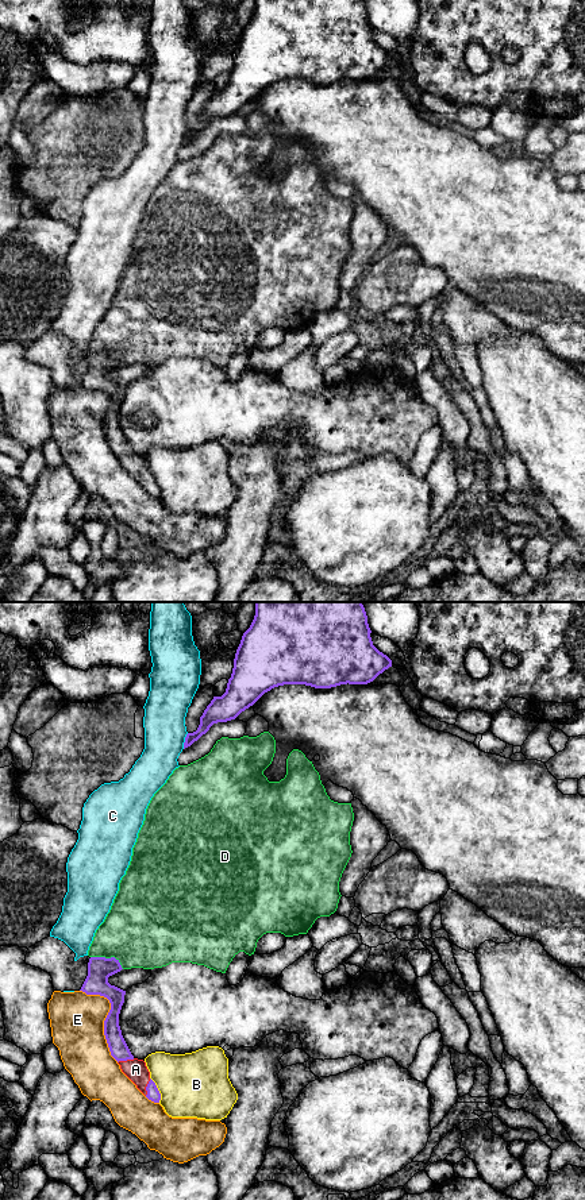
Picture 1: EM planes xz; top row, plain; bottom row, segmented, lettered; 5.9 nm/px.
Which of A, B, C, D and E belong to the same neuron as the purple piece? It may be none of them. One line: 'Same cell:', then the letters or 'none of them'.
Same cell: A

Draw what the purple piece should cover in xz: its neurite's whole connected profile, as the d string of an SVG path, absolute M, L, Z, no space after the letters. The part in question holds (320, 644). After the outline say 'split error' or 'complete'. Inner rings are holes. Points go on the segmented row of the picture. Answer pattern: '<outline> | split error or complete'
M255 602L255 616L236 649L226 692L213 697L197 730L186 734L184 749L213 724L235 719L274 687L305 684L331 688L373 682L392 667L392 660L373 645L370 633L362 602Z | complete

